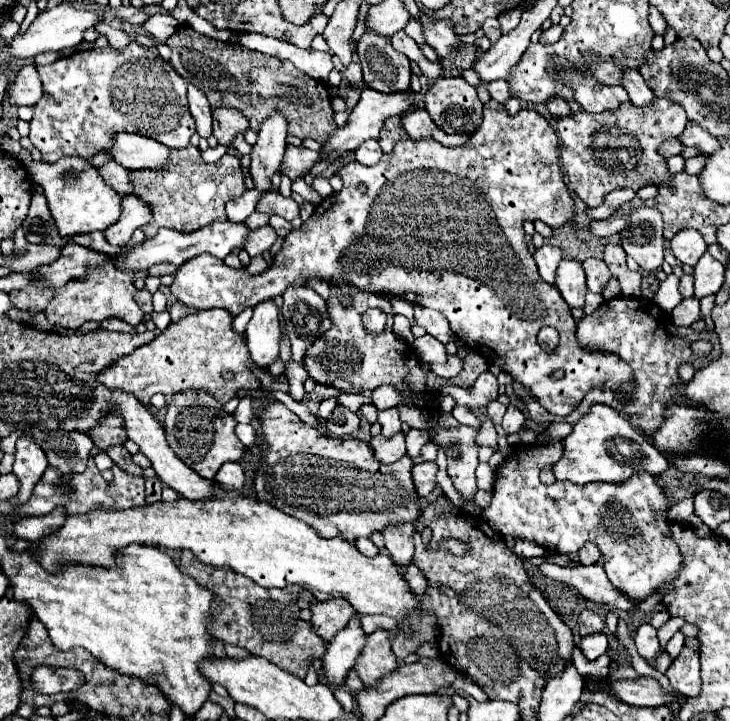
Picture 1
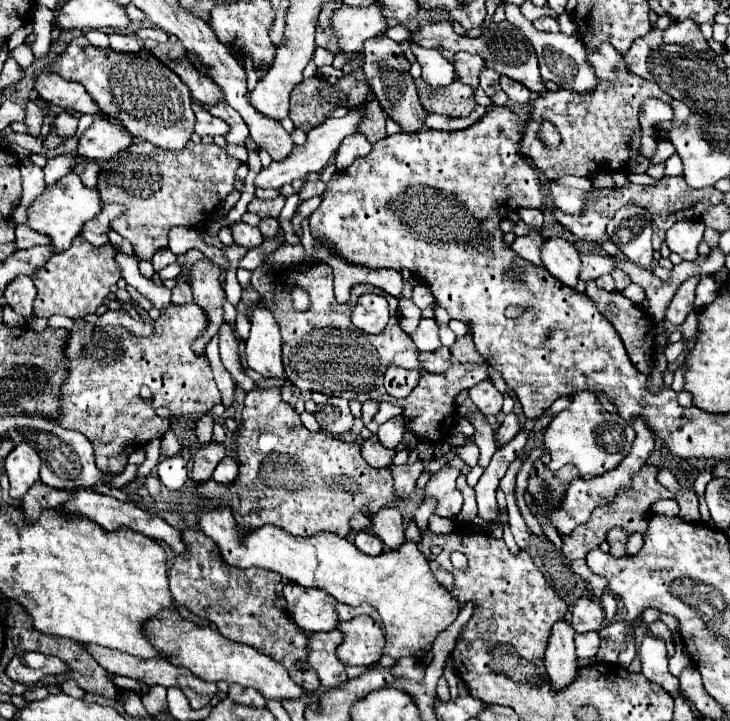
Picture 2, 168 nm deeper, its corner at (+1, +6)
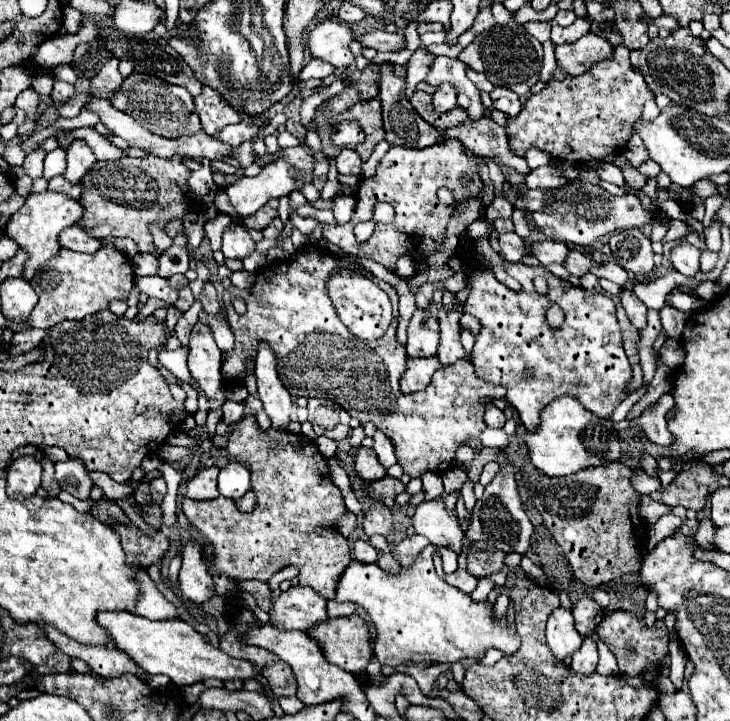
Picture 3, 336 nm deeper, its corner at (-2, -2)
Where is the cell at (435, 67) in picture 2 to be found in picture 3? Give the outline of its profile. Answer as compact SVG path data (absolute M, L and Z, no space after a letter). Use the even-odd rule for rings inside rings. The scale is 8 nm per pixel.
M440 86L434 94L434 108L438 112L448 112L456 106L456 96L458 96L458 90L454 90L452 86Z

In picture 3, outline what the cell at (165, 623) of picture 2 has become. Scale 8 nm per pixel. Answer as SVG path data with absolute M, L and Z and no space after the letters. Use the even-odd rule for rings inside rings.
M102 610L96 616L98 626L102 626L112 638L114 646L122 650L136 666L142 666L146 674L166 674L178 686L218 678L218 680L250 680L260 676L260 672L246 660L236 660L224 654L220 648L204 642L204 638L184 620L148 620L134 616L130 612Z

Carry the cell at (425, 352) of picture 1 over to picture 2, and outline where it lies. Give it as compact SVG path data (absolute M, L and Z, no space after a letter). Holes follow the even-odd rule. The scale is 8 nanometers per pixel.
M421 318L419 328L411 334L411 338L413 338L419 352L431 352L431 350L437 350L441 346L439 326L433 318Z

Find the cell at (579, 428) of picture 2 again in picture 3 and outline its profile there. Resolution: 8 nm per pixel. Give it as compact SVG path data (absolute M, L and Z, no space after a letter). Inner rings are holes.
M564 396L550 402L540 414L536 432L526 434L528 458L536 470L546 476L568 476L588 466L608 464L620 458L620 440L616 430L594 430L594 414L588 412L576 398Z

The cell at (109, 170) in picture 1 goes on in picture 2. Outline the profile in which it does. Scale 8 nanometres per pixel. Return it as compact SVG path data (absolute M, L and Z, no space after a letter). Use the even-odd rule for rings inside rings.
M83 160L75 166L75 172L81 176L83 184L89 188L95 188L99 182L99 162L97 160Z

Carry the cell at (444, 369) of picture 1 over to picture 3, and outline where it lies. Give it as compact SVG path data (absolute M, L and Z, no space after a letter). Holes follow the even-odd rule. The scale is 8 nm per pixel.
M408 358L406 370L400 378L400 388L404 394L412 394L418 390L424 390L430 384L432 374L440 368L438 358Z

